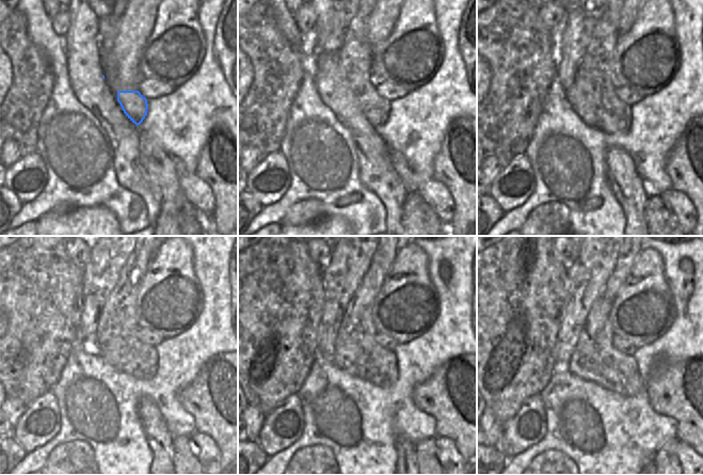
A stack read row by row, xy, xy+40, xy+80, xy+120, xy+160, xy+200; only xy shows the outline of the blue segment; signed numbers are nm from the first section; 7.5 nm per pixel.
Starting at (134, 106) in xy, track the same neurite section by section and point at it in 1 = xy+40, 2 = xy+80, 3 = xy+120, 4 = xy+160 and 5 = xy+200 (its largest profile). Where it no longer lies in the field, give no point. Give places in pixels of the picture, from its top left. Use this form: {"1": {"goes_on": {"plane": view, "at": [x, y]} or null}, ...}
{"1": {"goes_on": {"plane": "xy+40", "at": [356, 54]}}, "2": {"goes_on": {"plane": "xy+80", "at": [594, 76]}}, "3": {"goes_on": {"plane": "xy+120", "at": [117, 344]}}, "4": {"goes_on": {"plane": "xy+160", "at": [356, 351]}}, "5": {"goes_on": {"plane": "xy+200", "at": [594, 359]}}}

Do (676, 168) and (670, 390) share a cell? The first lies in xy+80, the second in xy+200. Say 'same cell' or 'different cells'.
same cell

